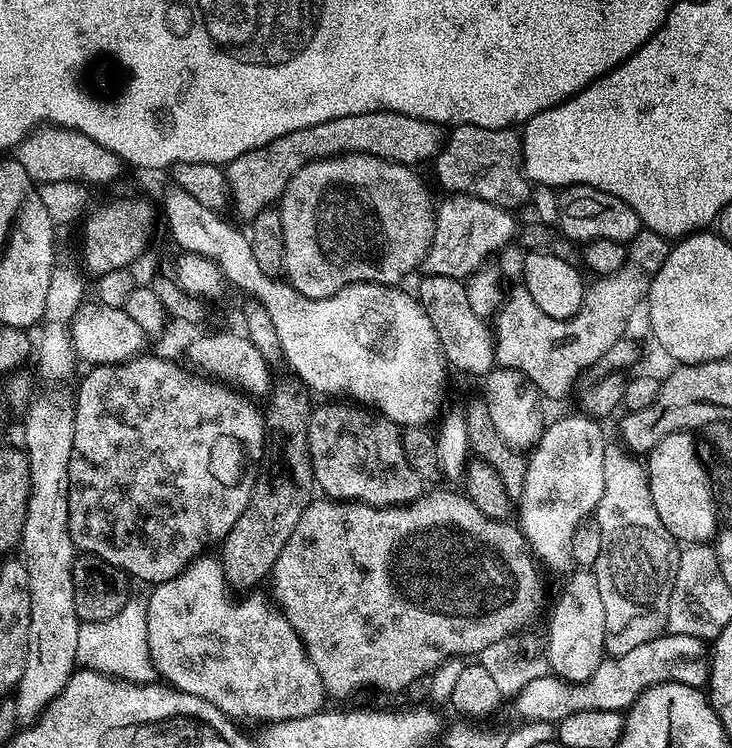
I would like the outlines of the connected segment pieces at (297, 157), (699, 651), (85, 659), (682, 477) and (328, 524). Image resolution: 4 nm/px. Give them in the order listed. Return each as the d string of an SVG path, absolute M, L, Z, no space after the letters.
M367 112L350 114L346 118L330 118L330 122L318 122L318 126L306 126L290 134L258 146L258 150L246 150L226 165L226 175L234 208L245 218L256 216L269 206L275 205L286 190L290 178L302 170L302 166L335 156L366 154L389 160L395 164L420 166L423 160L435 157L442 147L442 128L422 118L410 118L397 112Z
M665 634L654 638L650 642L642 642L630 654L622 654L615 658L605 658L595 670L593 676L582 683L568 683L557 675L547 674L534 678L522 686L519 693L514 696L516 712L520 720L527 723L550 723L559 725L561 720L570 718L570 714L578 714L582 710L614 710L624 712L632 707L642 693L655 684L685 684L691 688L703 689L708 683L708 670L710 667L710 652L705 641L689 636L673 636Z
M136 598L129 599L127 606L114 618L106 618L93 624L81 623L78 630L77 665L91 668L103 676L114 676L118 680L128 680L131 684L150 684L157 679L156 668L150 658L146 638L147 607Z
M691 431L675 432L666 434L666 438L653 446L646 456L646 473L654 510L658 510L662 526L666 526L672 537L685 545L711 541L715 530L715 509L712 506L714 484L701 458L692 456L692 449L696 445Z
M425 491L424 495L407 506L398 508L374 508L369 504L341 502L331 498L316 498L305 506L304 513L298 520L298 526L290 540L286 542L278 560L270 573L272 592L275 603L279 605L290 626L299 634L308 657L314 662L318 674L324 683L325 693L332 696L348 696L359 688L381 688L384 692L408 690L416 678L427 672L435 672L443 660L451 656L472 658L508 637L523 633L527 624L536 620L536 615L544 608L544 576L541 565L528 546L519 527L512 522L503 522L486 518L478 506L463 493Z

